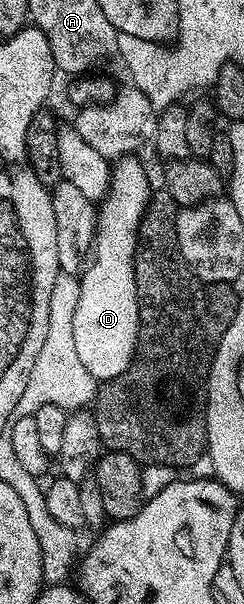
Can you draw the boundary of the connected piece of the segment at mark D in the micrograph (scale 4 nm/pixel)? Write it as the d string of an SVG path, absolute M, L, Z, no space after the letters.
M127 157L111 168L111 187L97 207L93 262L79 279L81 297L77 300L77 313L73 317L73 345L81 365L85 365L97 381L125 373L135 356L135 348L139 346L135 236L138 236L139 222L147 208L147 200L153 194L153 186L146 173L139 171L137 160Z

